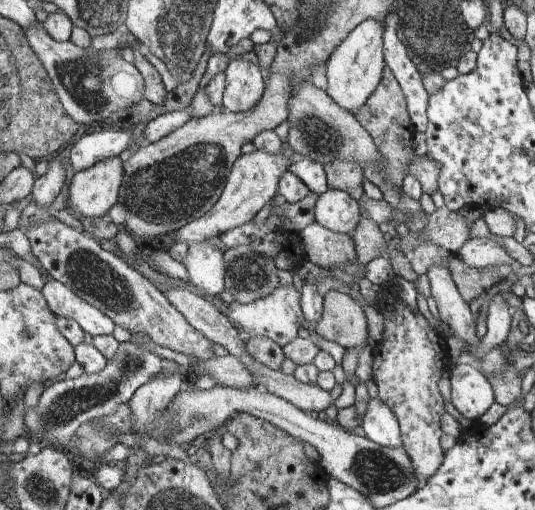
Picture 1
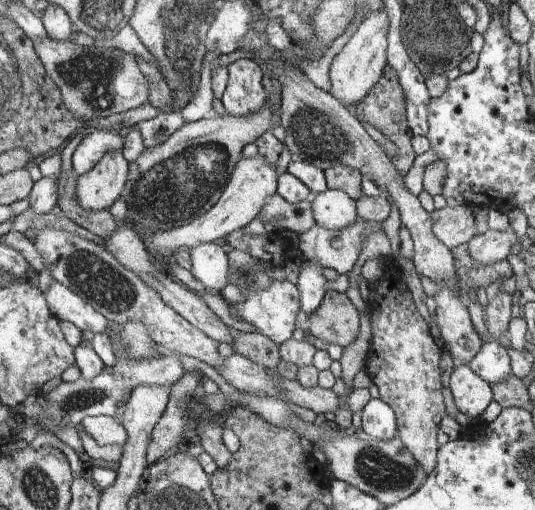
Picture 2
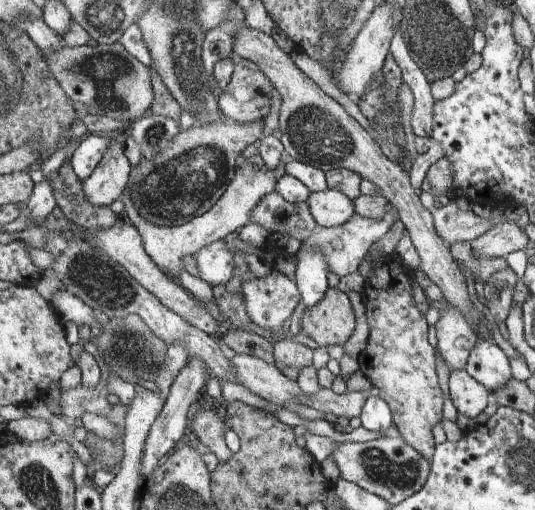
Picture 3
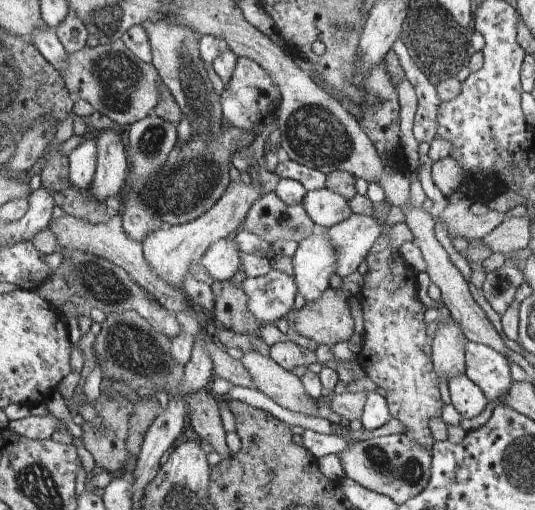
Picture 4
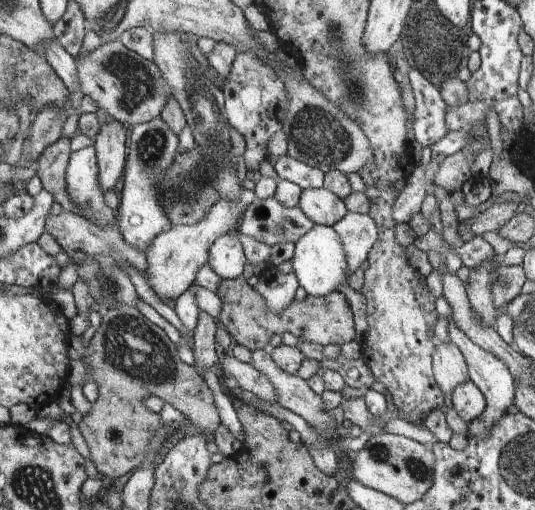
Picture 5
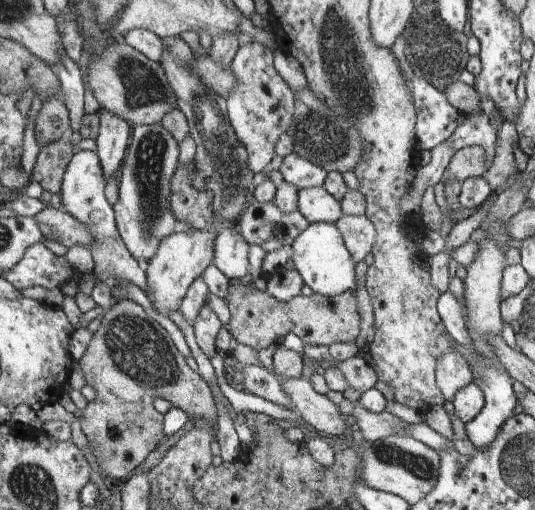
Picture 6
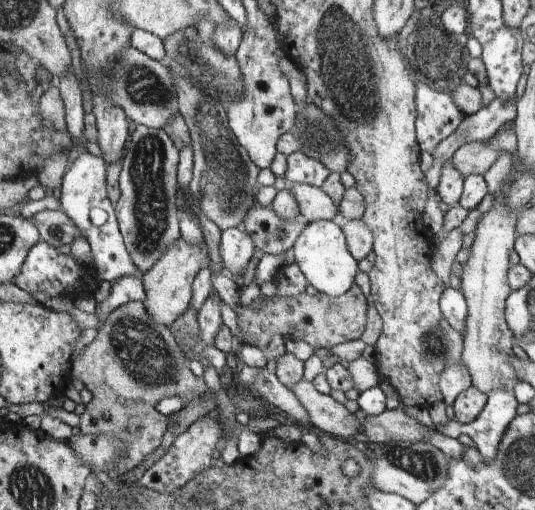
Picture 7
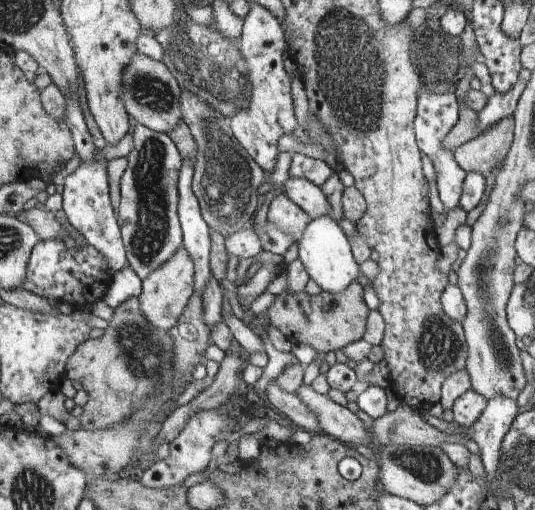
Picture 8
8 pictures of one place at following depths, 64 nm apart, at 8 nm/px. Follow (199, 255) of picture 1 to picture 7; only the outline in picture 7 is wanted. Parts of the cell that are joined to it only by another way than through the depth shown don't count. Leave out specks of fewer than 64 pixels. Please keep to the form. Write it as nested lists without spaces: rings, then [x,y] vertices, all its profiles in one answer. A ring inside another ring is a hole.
[[[243,227],[223,230],[220,238],[220,258],[228,275],[240,274],[252,258],[254,240],[246,234]]]

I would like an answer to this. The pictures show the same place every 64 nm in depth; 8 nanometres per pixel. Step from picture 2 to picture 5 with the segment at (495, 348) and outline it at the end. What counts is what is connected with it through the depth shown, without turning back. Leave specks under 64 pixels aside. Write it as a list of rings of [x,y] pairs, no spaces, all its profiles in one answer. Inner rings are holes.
[[[442,295],[436,299],[436,310],[444,322],[443,328],[445,333],[448,334],[450,340],[452,340],[452,347],[458,347],[464,355],[468,366],[470,381],[474,382],[474,384],[482,391],[482,394],[486,399],[486,404],[488,404],[480,418],[476,418],[467,424],[468,436],[472,438],[476,438],[476,436],[478,436],[478,438],[486,438],[486,436],[490,434],[492,426],[494,426],[500,418],[504,418],[504,414],[506,414],[509,407],[514,404],[516,379],[510,374],[508,366],[506,366],[500,358],[496,358],[492,352],[488,352],[488,350],[484,350],[484,348],[478,346],[471,338],[468,338],[458,326],[456,326],[454,316],[452,316],[452,308],[450,308],[446,296]]]

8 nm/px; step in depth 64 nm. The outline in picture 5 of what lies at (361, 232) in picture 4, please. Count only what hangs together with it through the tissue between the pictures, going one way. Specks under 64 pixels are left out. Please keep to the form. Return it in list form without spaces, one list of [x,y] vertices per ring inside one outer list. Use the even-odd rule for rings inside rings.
[[[433,152],[431,161],[427,166],[417,166],[409,176],[406,186],[396,199],[396,222],[409,223],[414,216],[421,213],[422,202],[426,196],[426,187],[434,183],[434,176],[440,164],[446,160],[444,154]],[[347,211],[346,216],[333,225],[346,250],[350,275],[362,266],[378,240],[378,227],[371,216]]]

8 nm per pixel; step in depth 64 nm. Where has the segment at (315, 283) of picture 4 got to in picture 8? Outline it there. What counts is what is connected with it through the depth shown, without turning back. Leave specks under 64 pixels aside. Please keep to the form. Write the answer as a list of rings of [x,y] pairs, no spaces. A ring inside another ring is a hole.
[[[326,215],[310,220],[303,232],[302,240],[297,244],[298,259],[302,260],[308,276],[322,288],[322,291],[338,294],[357,280],[360,271],[354,260],[351,242],[332,216]]]

